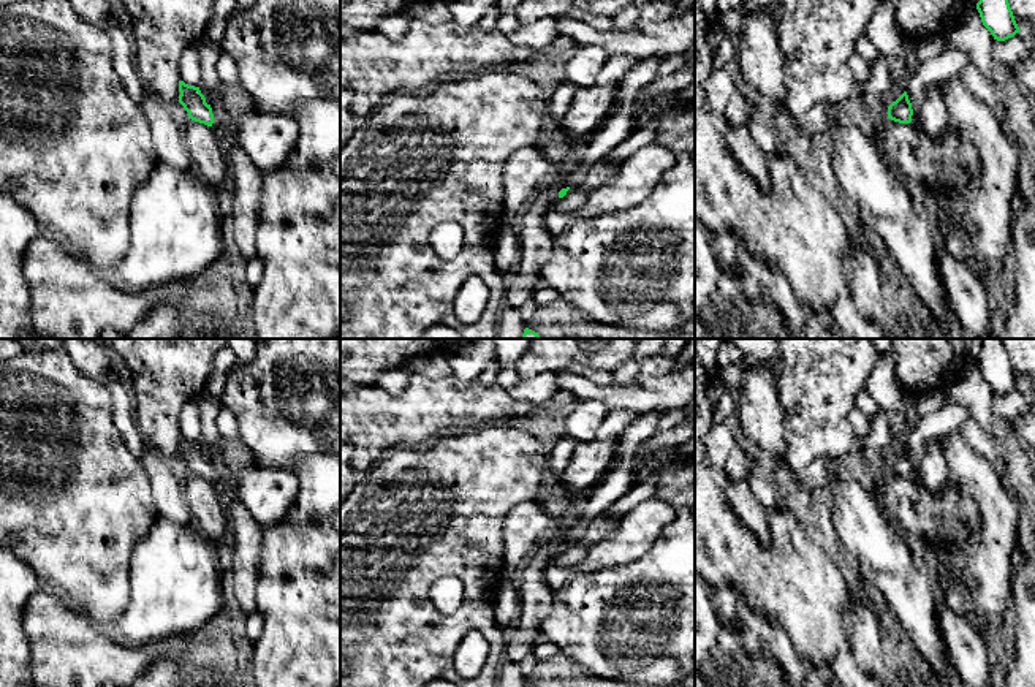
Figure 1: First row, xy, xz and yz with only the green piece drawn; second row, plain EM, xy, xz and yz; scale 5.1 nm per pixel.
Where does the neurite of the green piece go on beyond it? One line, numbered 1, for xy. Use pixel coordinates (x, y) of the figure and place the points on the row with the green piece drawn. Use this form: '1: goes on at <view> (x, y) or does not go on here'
1: does not go on here

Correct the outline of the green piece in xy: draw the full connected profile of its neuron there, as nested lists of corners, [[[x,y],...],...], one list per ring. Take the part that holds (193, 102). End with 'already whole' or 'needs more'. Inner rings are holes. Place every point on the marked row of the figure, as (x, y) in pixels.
[[[179,81],[179,103],[188,112],[188,117],[195,122],[212,127],[214,114],[210,104],[206,103],[204,95],[199,87],[188,85],[184,81]]]; already whole

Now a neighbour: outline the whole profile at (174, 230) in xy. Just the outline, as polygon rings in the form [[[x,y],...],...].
[[[157,163],[133,193],[128,209],[130,245],[120,261],[120,275],[130,291],[191,282],[223,253],[217,188],[193,169],[180,171]]]

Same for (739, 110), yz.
[[[739,87],[730,98],[725,122],[728,125],[749,125],[755,112],[753,100],[744,87]]]

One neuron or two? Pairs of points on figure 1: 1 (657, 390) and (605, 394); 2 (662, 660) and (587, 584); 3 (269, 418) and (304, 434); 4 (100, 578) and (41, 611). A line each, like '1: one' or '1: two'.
1: one
2: one
3: one
4: two

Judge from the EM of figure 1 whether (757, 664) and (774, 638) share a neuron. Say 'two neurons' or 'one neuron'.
one neuron

